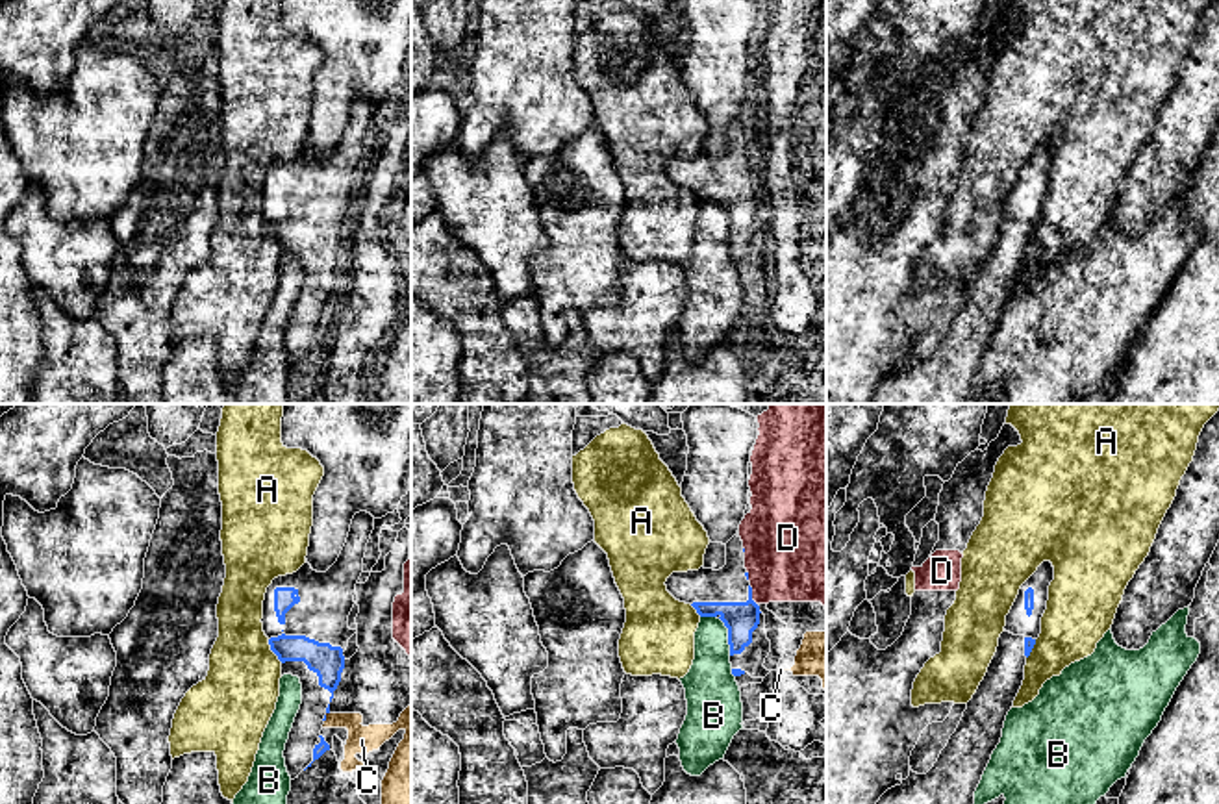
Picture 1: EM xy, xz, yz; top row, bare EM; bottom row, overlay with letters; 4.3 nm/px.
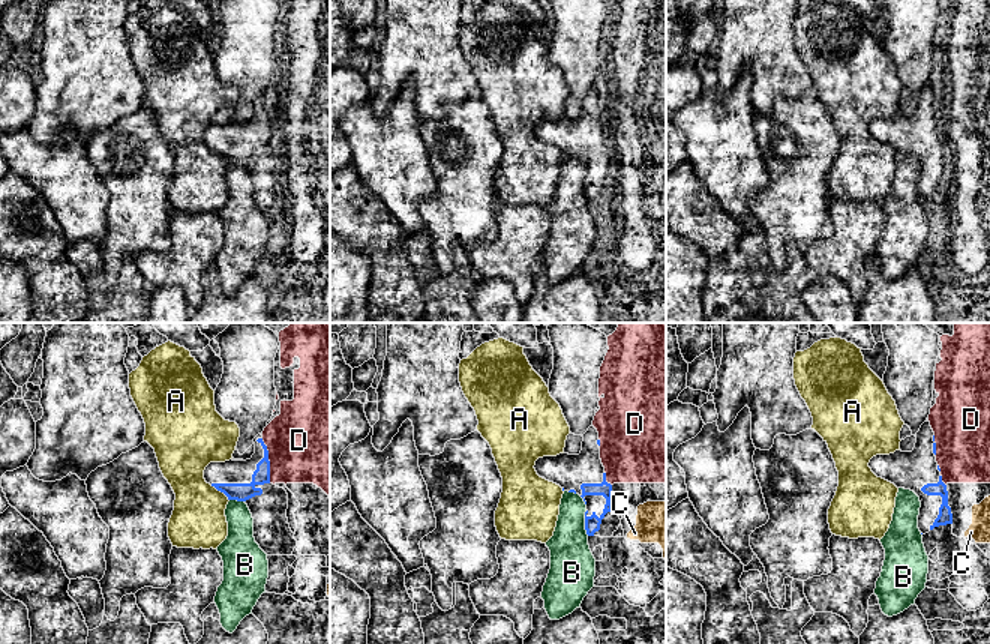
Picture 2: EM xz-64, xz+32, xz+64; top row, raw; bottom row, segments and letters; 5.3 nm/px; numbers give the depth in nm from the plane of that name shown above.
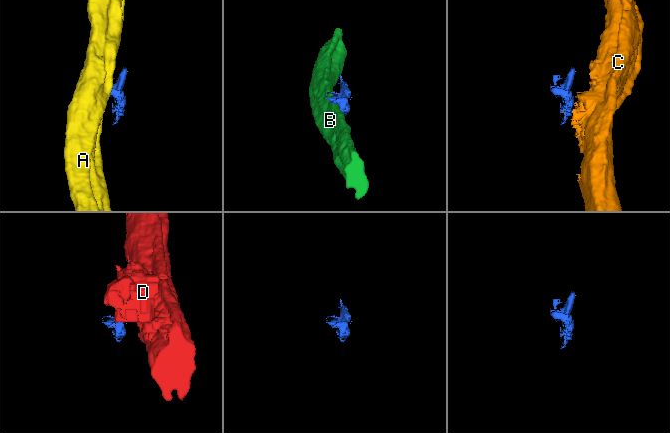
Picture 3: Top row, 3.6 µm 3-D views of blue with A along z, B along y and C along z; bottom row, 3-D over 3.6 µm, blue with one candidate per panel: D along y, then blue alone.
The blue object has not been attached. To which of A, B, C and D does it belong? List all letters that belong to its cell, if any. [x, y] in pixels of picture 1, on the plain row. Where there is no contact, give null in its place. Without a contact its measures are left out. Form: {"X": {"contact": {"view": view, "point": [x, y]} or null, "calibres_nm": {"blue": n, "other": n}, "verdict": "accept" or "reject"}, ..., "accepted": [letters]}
{"A": {"contact": {"view": "xy", "point": [273, 236]}, "calibres_nm": {"blue": 140, "other": 320}, "verdict": "reject"}, "B": {"contact": {"view": "xz", "point": [728, 221]}, "calibres_nm": {"blue": 150, "other": 220}, "verdict": "reject"}, "C": {"contact": {"view": "xy", "point": [325, 302]}, "calibres_nm": {"blue": 20, "other": 130}, "verdict": "reject"}, "D": {"contact": {"view": "xz", "point": [751, 180]}, "calibres_nm": {"blue": 150, "other": 420}, "verdict": "reject"}, "accepted": []}

